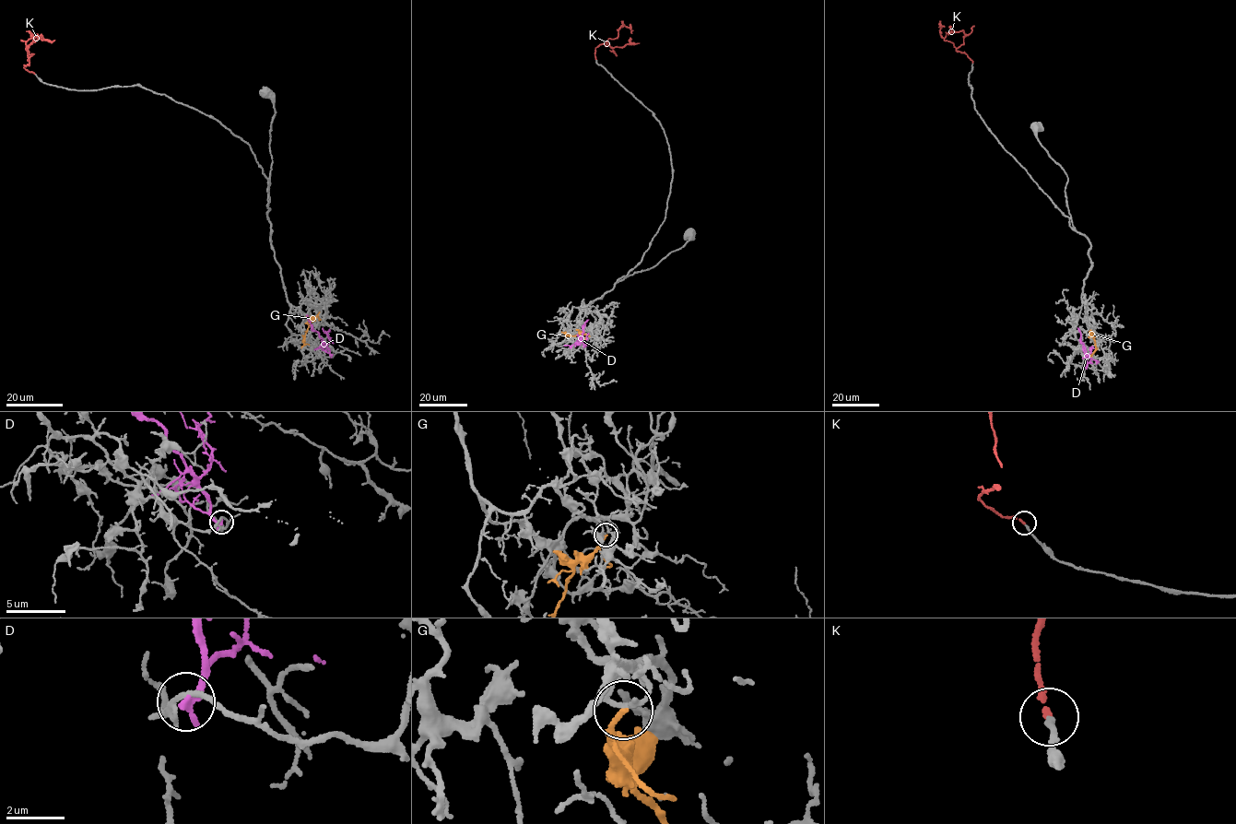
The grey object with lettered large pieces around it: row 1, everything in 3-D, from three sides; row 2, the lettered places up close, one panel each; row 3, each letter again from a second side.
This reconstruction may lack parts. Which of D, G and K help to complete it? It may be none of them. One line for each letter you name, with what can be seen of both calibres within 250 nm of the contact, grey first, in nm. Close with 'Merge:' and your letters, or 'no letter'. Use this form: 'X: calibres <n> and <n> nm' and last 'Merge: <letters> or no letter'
K: calibres 160 and 170 nm
Merge: K

